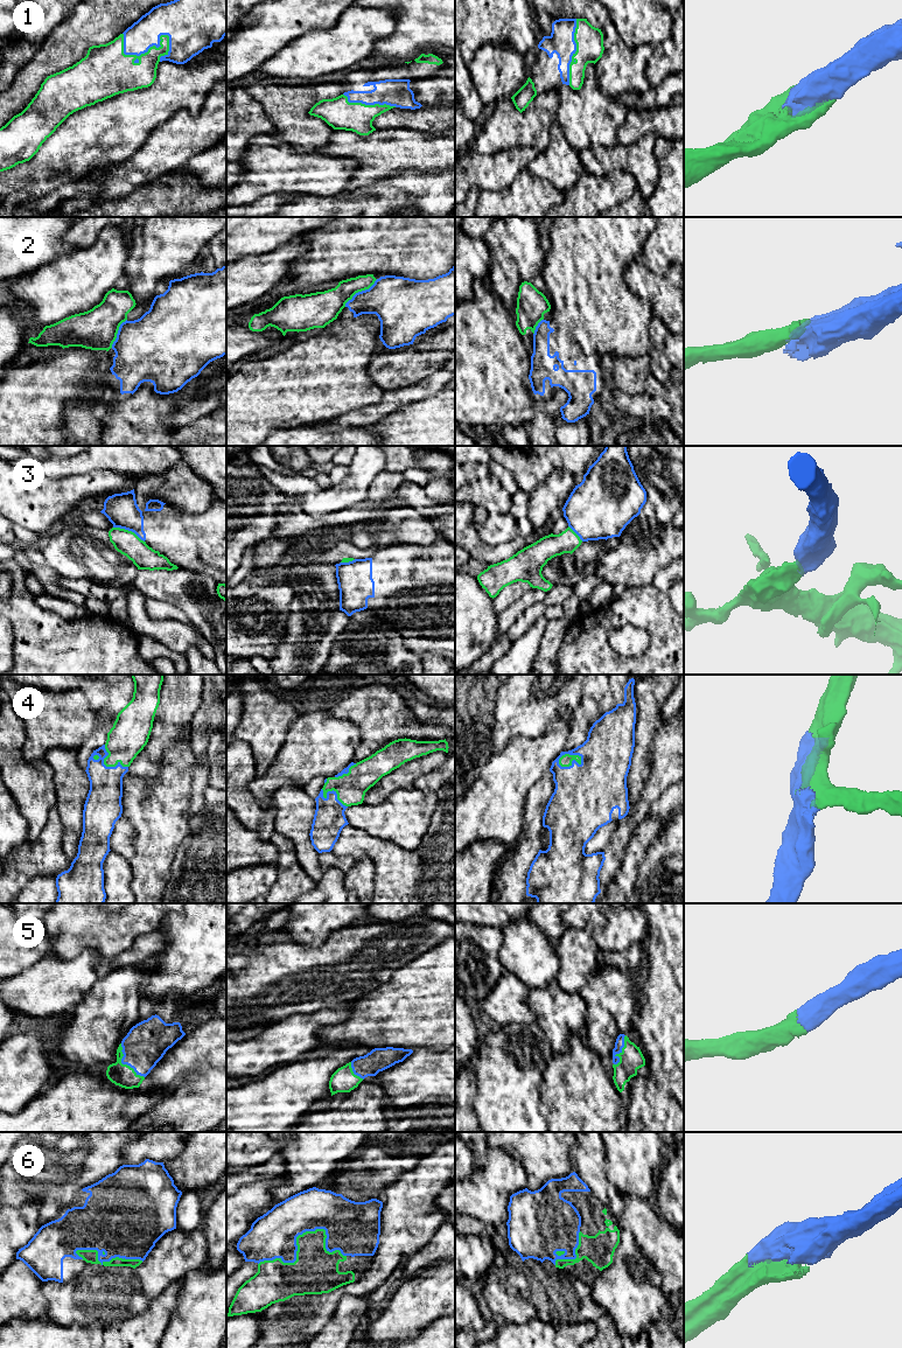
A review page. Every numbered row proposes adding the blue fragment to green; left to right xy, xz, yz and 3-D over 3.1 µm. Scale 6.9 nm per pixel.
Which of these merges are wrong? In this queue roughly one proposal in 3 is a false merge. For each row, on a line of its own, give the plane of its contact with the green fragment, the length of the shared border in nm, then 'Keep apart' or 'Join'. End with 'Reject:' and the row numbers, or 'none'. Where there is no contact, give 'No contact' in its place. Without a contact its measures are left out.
1: Touches green in xy. Shared border 360 nm. Join
2: Touches green in xz. Shared border 300 nm. Keep apart
3: Touches green in xy. Shared border 240 nm. Keep apart
4: Touches green in yz. Shared border 180 nm. Join
5: Touches green in xy. Shared border 280 nm. Join
6: Touches green in xz. Shared border 600 nm. Join
Reject: 2, 3

